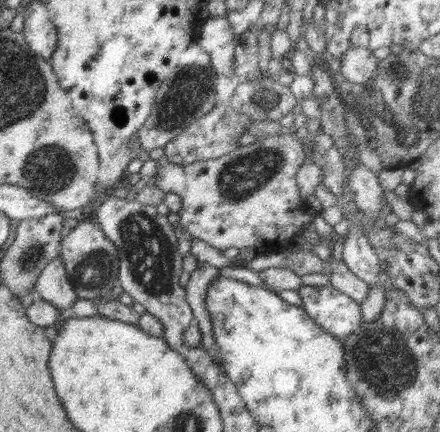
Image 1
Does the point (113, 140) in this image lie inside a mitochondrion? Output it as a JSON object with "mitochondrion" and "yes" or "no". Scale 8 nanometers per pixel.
{"mitochondrion":"no"}

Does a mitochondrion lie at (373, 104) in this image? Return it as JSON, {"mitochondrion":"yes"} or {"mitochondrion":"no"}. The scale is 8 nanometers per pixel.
{"mitochondrion":"yes"}

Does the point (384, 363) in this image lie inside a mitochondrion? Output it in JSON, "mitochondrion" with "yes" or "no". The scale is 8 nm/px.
{"mitochondrion":"yes"}

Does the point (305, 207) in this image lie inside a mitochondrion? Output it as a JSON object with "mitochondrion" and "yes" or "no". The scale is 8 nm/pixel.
{"mitochondrion":"no"}

